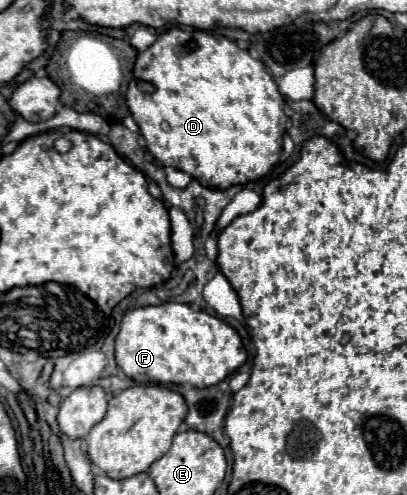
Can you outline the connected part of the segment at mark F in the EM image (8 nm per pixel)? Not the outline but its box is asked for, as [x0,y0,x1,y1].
[116,302,246,388]

